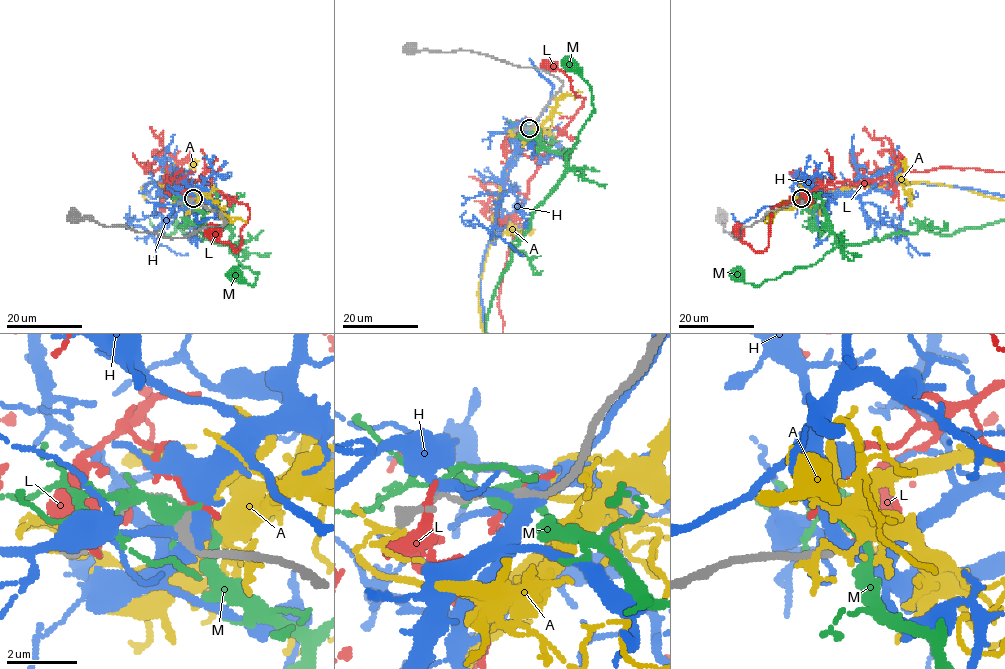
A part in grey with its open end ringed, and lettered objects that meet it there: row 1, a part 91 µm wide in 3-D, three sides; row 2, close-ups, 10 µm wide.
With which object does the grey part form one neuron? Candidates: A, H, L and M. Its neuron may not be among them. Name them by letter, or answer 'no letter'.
A

